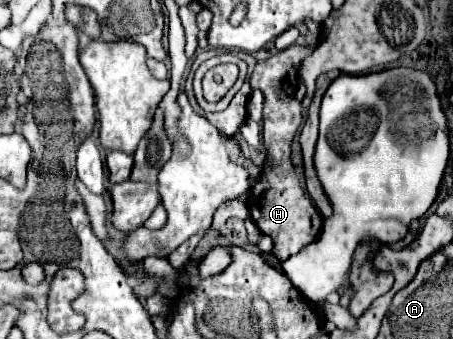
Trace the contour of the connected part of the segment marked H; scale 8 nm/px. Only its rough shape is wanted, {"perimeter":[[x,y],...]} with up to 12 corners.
{"perimeter":[[291,45],[259,61],[271,173],[251,187],[249,217],[279,261],[317,241],[323,217],[291,165],[303,121]]}

